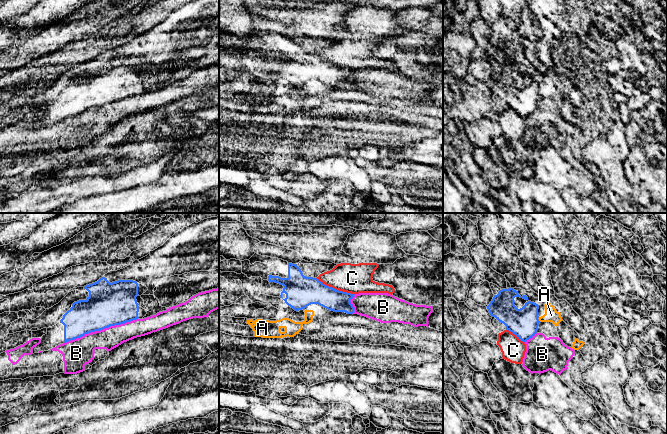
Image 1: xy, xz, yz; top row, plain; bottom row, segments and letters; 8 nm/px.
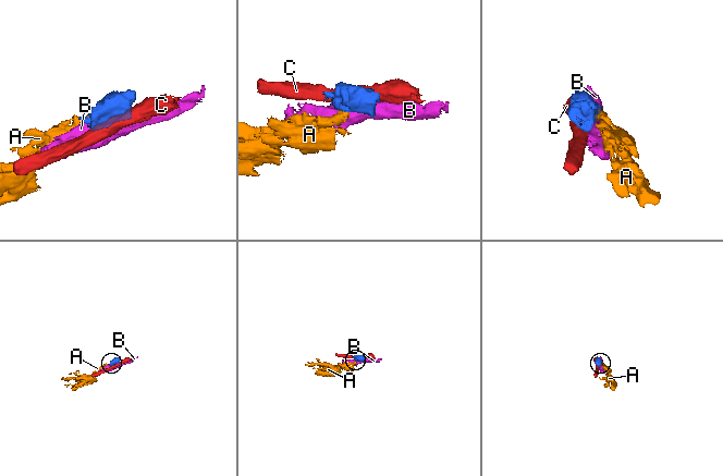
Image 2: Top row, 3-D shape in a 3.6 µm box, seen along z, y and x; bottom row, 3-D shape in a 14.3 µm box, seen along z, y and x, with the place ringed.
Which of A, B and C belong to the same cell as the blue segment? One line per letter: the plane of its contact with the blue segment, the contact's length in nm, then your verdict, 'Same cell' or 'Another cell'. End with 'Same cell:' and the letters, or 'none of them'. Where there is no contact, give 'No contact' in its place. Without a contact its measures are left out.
A: Touches blue in yz. Shared border 40 nm. Another cell
B: Touches blue in xy. Shared border 650 nm. Another cell
C: Touches blue in xz. Shared border 340 nm. Another cell
Same cell: none of them

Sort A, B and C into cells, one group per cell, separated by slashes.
A / B / C

